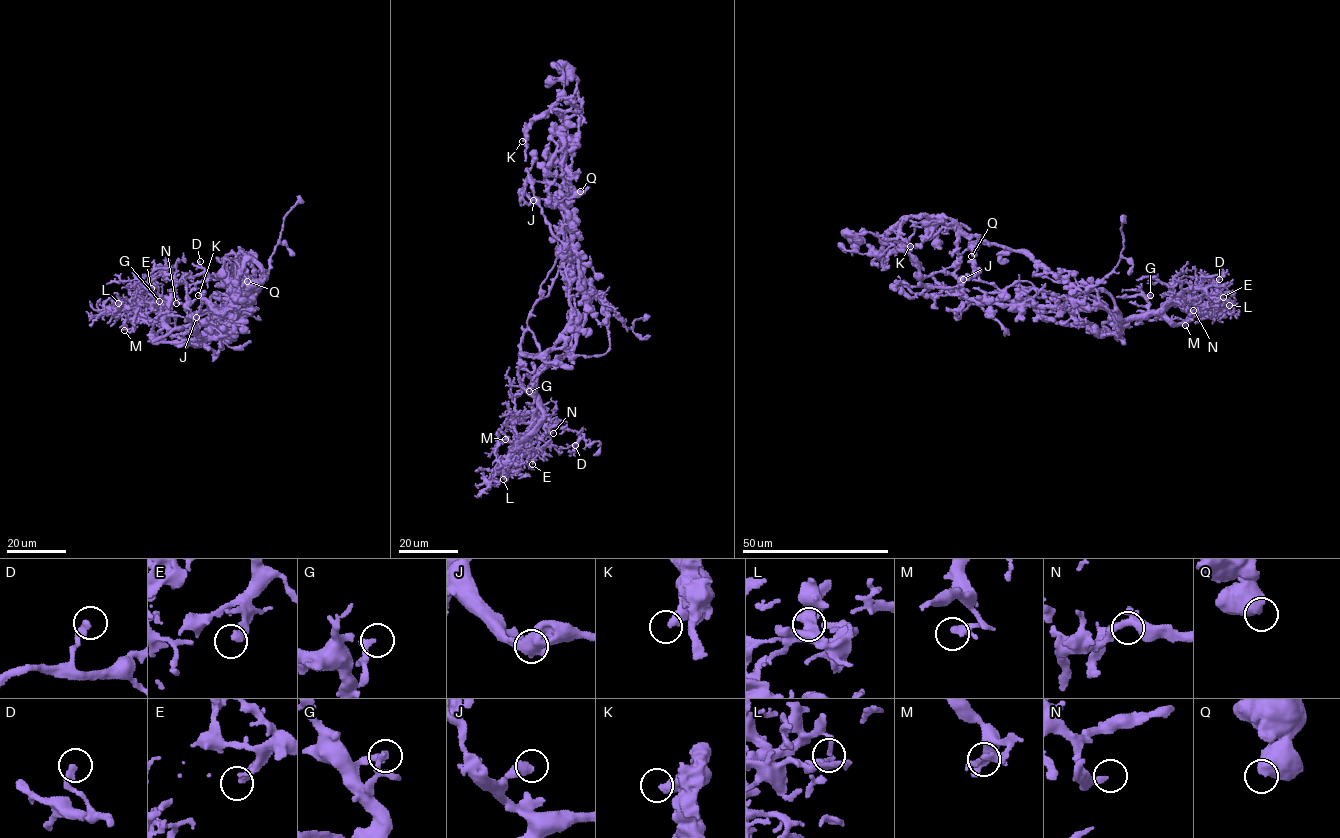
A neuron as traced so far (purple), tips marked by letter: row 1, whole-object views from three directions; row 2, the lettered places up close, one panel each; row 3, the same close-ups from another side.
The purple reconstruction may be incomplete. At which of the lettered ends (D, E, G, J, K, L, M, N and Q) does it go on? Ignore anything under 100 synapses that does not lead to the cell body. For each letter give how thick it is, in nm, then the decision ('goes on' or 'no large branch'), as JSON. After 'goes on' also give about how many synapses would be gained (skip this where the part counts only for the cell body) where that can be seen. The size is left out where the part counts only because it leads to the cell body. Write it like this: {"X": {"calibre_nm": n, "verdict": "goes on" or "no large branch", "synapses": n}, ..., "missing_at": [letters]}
{"D": {"calibre_nm": 280, "verdict": "no large branch"}, "E": {"calibre_nm": 320, "verdict": "no large branch"}, "G": {"calibre_nm": 320, "verdict": "no large branch"}, "J": {"calibre_nm": 440, "verdict": "no large branch"}, "K": {"calibre_nm": 440, "verdict": "no large branch"}, "L": {"calibre_nm": 120, "verdict": "no large branch"}, "M": {"calibre_nm": 320, "verdict": "no large branch"}, "N": {"calibre_nm": 240, "verdict": "no large branch"}, "Q": {"calibre_nm": 750, "verdict": "no large branch"}, "missing_at": []}

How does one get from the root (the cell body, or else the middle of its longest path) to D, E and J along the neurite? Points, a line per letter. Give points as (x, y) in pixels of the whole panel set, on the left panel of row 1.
D: (238, 293), (218, 292), (190, 322), (170, 329), (168, 299), (186, 278), (201, 275), (200, 261)
E: (238, 293), (235, 298), (218, 292), (190, 322), (173, 329), (151, 291), (155, 284), (151, 288)
J: (238, 293), (233, 302), (236, 316), (231, 317), (228, 331), (195, 324), (192, 319), (196, 317)

